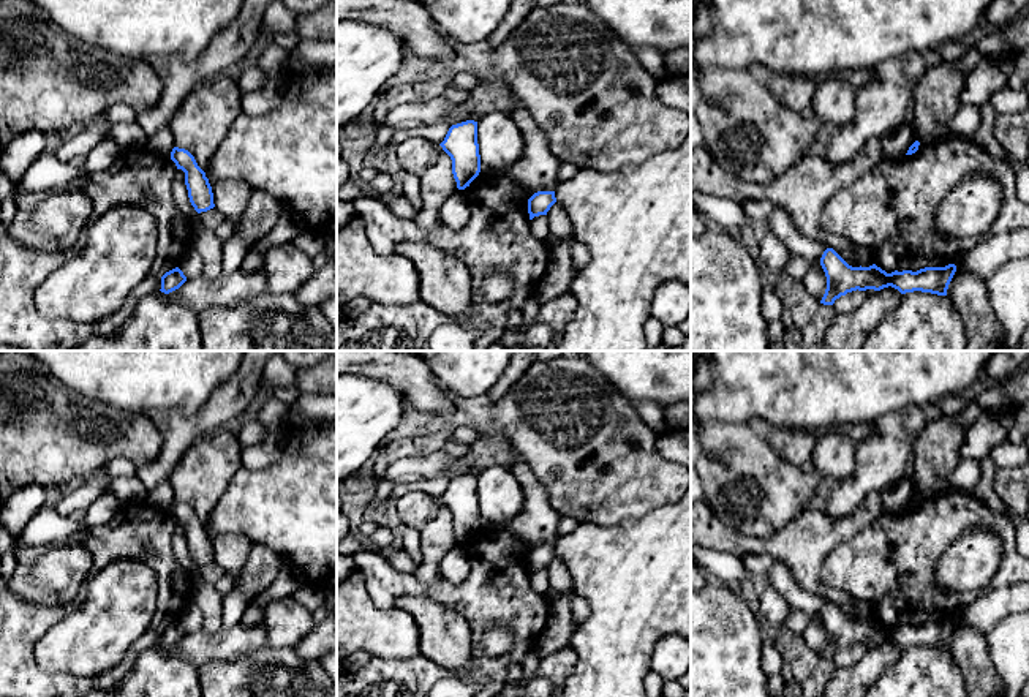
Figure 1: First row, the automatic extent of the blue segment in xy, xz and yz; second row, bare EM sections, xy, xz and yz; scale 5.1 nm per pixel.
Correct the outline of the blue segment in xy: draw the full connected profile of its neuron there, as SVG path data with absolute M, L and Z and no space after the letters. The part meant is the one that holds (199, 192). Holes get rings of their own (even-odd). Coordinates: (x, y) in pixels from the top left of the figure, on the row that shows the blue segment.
M174 147L171 160L175 163L177 169L185 172L185 185L194 210L201 213L213 209L212 186L205 172L198 166L194 156L185 149Z

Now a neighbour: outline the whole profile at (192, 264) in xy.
M193 243L185 245L182 248L179 269L183 272L187 278L194 278L202 275L204 262Z

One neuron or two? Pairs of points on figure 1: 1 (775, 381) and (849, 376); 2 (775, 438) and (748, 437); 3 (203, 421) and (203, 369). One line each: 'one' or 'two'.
1: one
2: two
3: two

